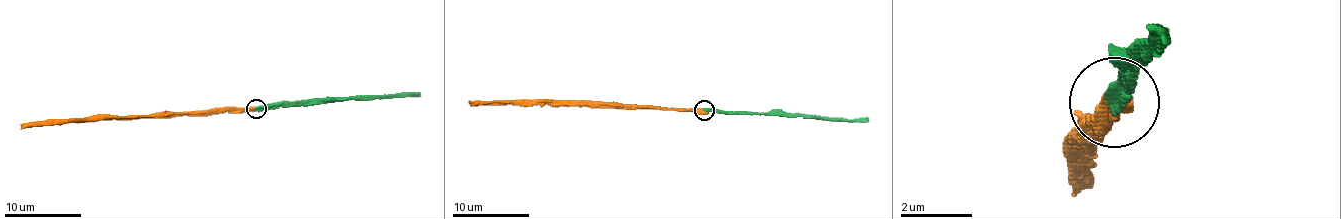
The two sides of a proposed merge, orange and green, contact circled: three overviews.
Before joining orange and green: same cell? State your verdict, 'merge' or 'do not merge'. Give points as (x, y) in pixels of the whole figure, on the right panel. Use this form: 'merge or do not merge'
merge

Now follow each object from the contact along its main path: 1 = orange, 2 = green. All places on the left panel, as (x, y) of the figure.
1: (257, 108), (45, 120), (30, 122), (20, 129)
2: (257, 108), (420, 93)

